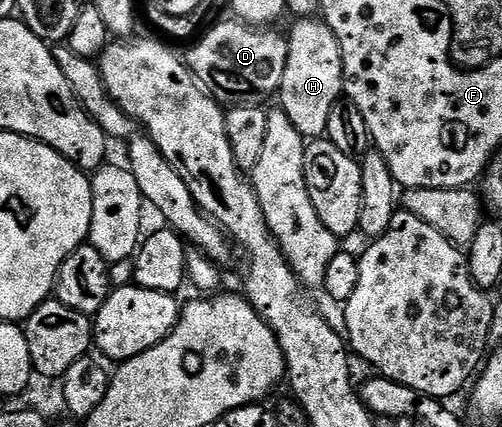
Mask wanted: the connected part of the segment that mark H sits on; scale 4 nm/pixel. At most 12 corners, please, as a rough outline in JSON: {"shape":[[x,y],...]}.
{"shape":[[320,17],[287,32],[279,106],[311,141],[344,95],[338,37]]}

